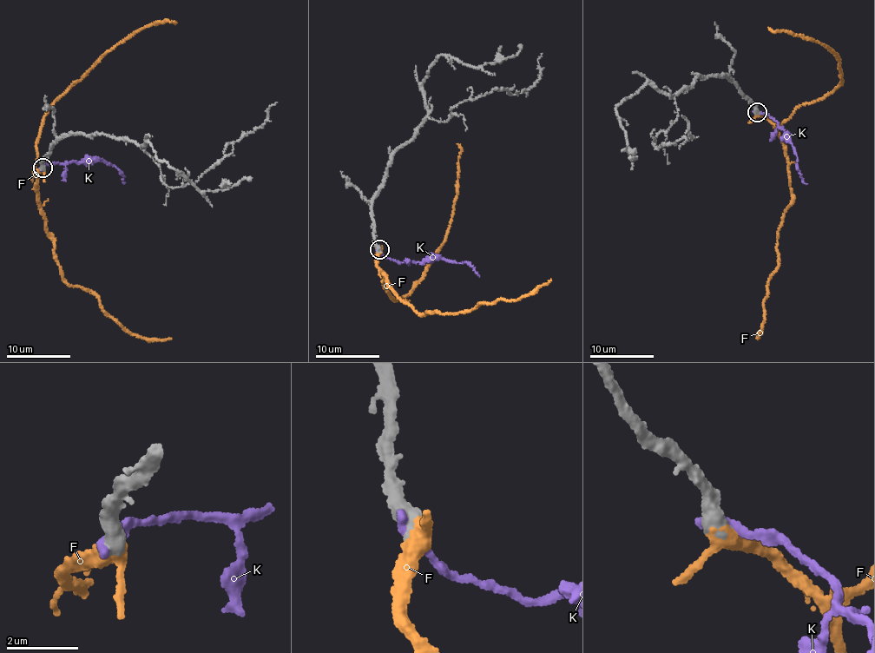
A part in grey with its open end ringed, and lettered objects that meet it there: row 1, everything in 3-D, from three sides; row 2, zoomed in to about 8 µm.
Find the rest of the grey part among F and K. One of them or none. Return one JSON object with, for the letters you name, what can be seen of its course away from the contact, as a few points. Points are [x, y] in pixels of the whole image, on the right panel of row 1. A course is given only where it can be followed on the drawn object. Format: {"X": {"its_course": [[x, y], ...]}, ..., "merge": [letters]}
{"F": {"its_course": [[756, 112], [782, 122], [800, 106], [832, 92], [843, 79], [838, 64], [838, 56], [809, 39], [768, 27]]}, "merge": ["F"]}

